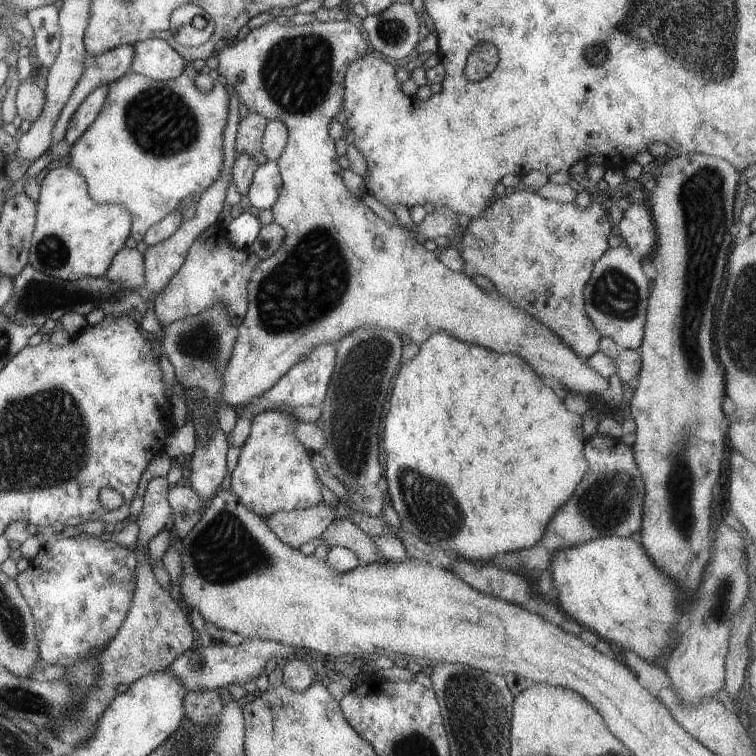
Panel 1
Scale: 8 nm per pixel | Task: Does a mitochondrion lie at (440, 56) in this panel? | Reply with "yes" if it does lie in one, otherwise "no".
no

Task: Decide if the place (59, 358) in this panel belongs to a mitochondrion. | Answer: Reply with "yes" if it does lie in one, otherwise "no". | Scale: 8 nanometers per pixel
no

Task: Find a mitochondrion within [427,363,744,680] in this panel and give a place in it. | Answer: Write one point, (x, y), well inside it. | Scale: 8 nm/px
(681, 516)

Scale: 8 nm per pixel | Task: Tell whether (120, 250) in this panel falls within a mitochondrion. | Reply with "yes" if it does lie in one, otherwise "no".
no

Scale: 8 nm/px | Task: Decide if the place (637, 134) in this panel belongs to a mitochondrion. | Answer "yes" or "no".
no

